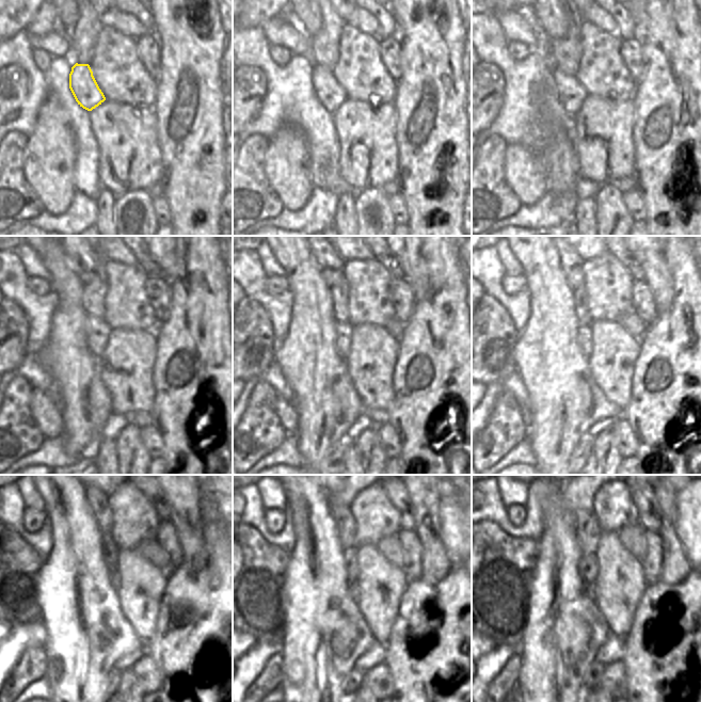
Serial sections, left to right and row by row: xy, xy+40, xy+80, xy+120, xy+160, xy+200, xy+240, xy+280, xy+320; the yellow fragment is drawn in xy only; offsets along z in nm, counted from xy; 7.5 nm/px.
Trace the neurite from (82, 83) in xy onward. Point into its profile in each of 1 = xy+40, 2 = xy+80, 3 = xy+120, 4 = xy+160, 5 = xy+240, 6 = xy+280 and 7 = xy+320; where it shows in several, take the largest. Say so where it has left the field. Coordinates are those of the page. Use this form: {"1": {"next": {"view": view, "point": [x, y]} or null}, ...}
{"1": {"next": {"view": "xy+40", "point": [330, 93]}}, "2": {"next": {"view": "xy+80", "point": [571, 93]}}, "3": {"next": {"view": "xy+120", "point": [98, 333]}}, "4": {"next": {"view": "xy+160", "point": [344, 330]}}, "5": {"next": {"view": "xy+240", "point": [112, 576]}}, "6": {"next": {"view": "xy+280", "point": [353, 588]}}, "7": {"next": {"view": "xy+320", "point": [589, 590]}}}

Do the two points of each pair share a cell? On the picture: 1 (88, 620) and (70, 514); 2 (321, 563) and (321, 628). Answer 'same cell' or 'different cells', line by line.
1: same cell
2: same cell

